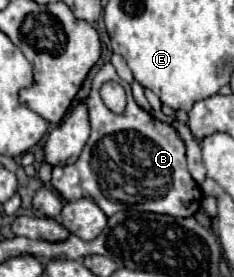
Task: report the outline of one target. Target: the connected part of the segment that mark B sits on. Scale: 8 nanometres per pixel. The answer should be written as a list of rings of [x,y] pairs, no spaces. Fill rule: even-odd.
[[[105,62],[93,78],[87,106],[91,116],[91,138],[83,146],[75,164],[53,168],[51,186],[61,194],[61,198],[67,202],[91,198],[107,216],[119,210],[157,212],[175,218],[195,216],[201,208],[203,194],[187,170],[183,142],[173,126],[159,122],[137,106],[129,84],[117,76],[111,62]],[[107,80],[119,82],[127,92],[127,106],[121,114],[111,112],[99,96],[99,88]]]

